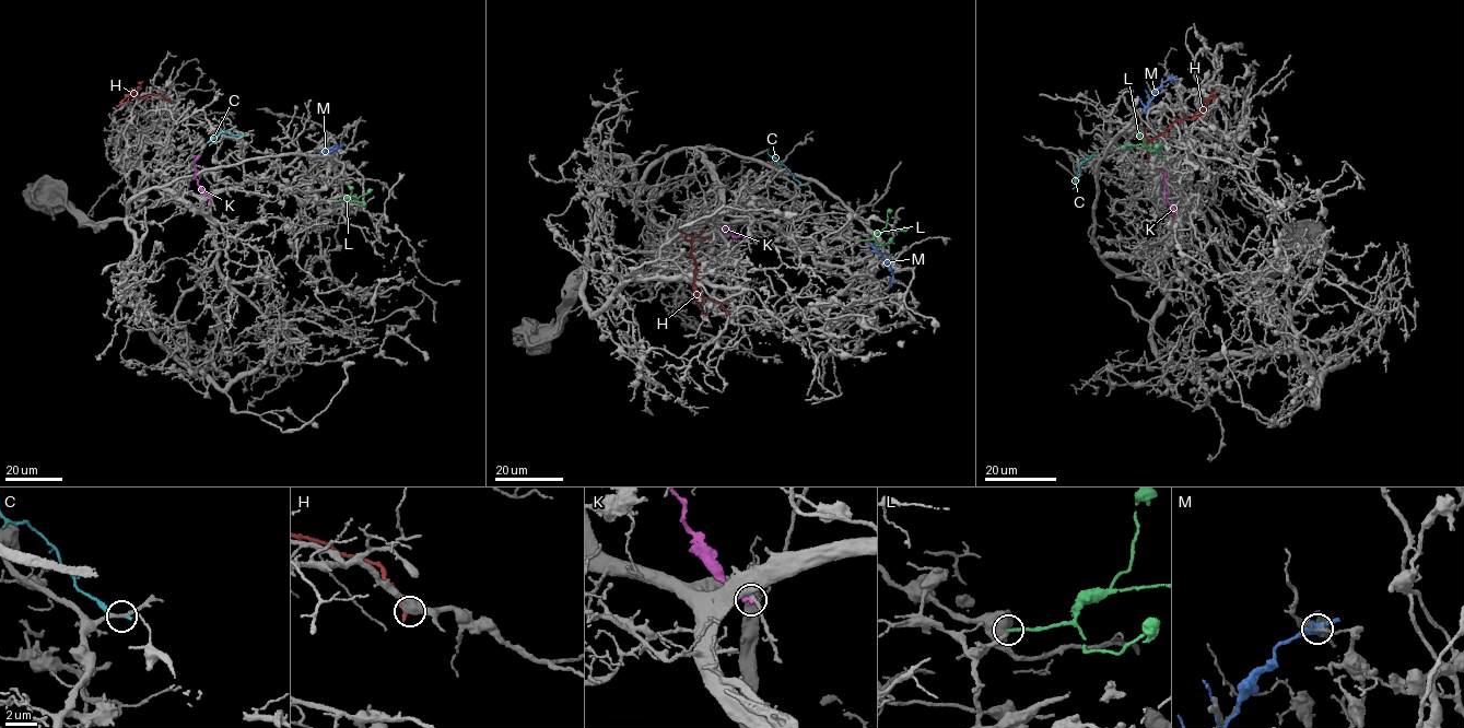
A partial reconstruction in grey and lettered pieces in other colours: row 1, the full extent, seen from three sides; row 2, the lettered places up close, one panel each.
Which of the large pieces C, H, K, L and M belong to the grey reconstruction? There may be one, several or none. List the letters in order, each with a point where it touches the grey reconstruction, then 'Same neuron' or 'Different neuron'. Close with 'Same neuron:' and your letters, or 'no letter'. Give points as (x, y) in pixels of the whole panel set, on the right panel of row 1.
C: Touches grey at (1094, 153). Different neuron
H: Touches grey at (1215, 96). Different neuron
K: Touches grey at (1171, 215). Different neuron
L: Touches grey at (1162, 156). Different neuron
M: Touches grey at (1171, 79). Different neuron
Same neuron: no letter

